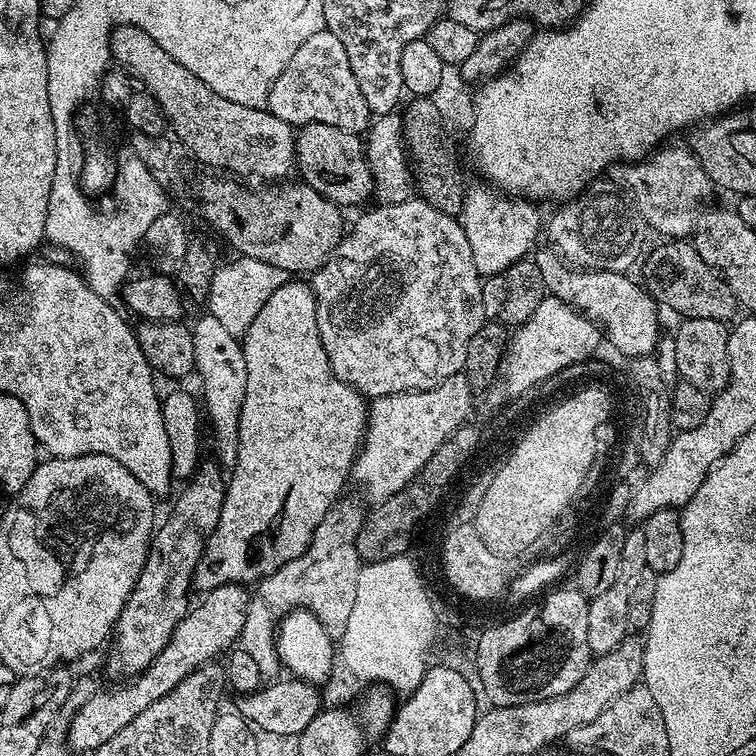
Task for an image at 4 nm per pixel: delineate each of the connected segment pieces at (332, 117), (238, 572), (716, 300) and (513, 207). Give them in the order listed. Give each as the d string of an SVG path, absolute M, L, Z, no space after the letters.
M327 30L306 38L306 42L294 50L294 58L286 62L286 70L282 70L270 86L266 107L282 118L282 122L293 126L326 122L326 126L338 126L338 130L357 134L367 133L373 119L366 98L362 98L362 90L358 90L358 78L354 78L354 70L350 70L350 58L346 58L342 42Z
M292 278L285 285L279 286L266 304L258 312L258 316L250 322L250 326L242 335L242 345L246 360L247 383L246 396L242 401L242 410L238 418L238 450L237 462L230 470L224 489L224 501L222 502L222 514L218 514L218 526L214 526L214 534L208 536L202 558L192 575L193 589L200 594L207 594L218 586L227 584L255 585L265 576L274 574L286 562L298 558L310 546L314 530L322 518L326 518L328 511L334 507L336 501L341 499L344 483L349 483L352 475L352 464L356 461L356 455L360 453L360 445L364 443L364 432L368 429L368 405L369 401L356 388L351 388L342 378L334 374L330 366L330 358L326 358L326 350L322 346L322 338L318 334L318 318L316 317L316 299L312 293L311 283L304 284L300 278Z
M668 238L660 243L664 244L658 245L652 253L649 251L642 260L642 268L644 264L642 284L652 295L652 299L665 309L668 307L670 311L677 312L677 317L680 318L714 318L725 322L731 321L738 312L734 294L730 286L726 286L719 272L706 266L706 262L702 262L695 243L684 238Z
M496 190L488 191L492 192L469 191L464 197L464 209L458 217L466 234L466 242L470 242L470 254L474 254L474 266L481 278L499 277L507 268L514 266L514 262L525 259L537 247L536 239L542 236L542 216L540 220L533 201L501 194Z

